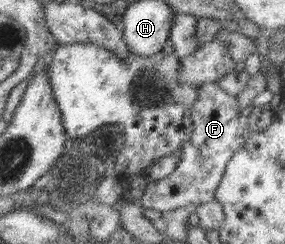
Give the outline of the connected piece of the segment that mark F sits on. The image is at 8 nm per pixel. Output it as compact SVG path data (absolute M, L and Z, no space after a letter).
M217 82L204 83L199 99L191 109L192 132L179 149L181 161L171 175L149 182L139 201L147 209L173 211L186 205L203 205L214 200L227 163L244 144L245 129L241 125L238 98L227 94Z

